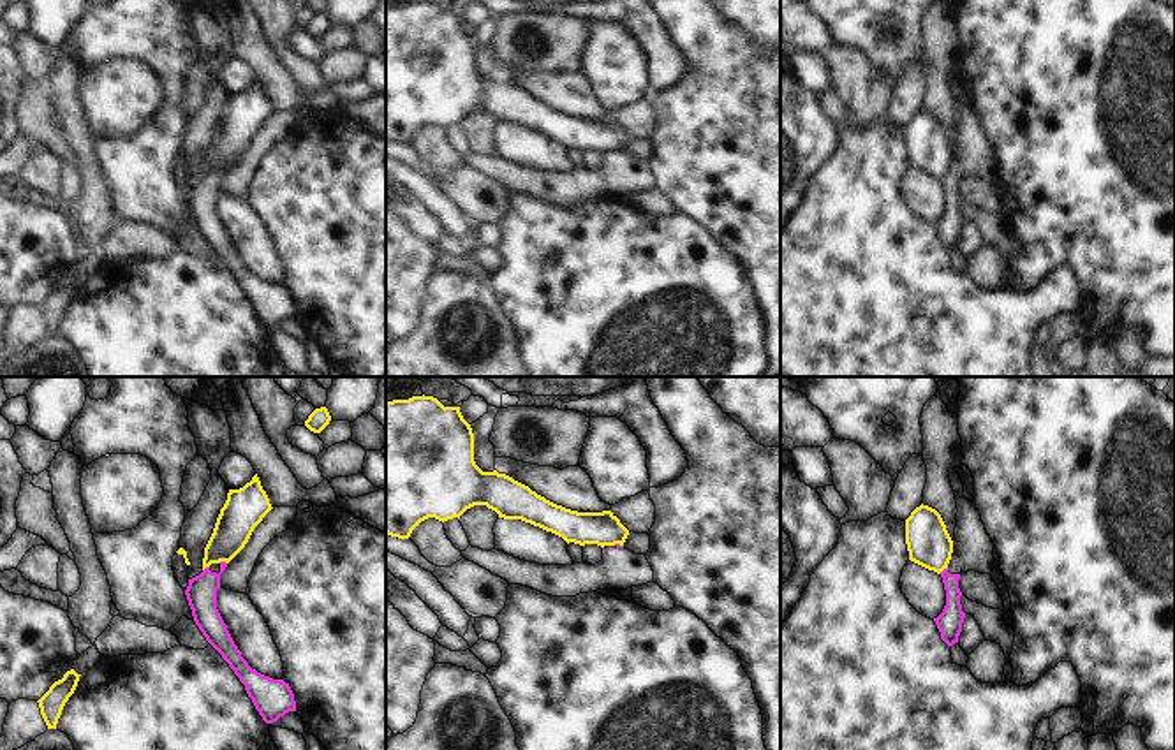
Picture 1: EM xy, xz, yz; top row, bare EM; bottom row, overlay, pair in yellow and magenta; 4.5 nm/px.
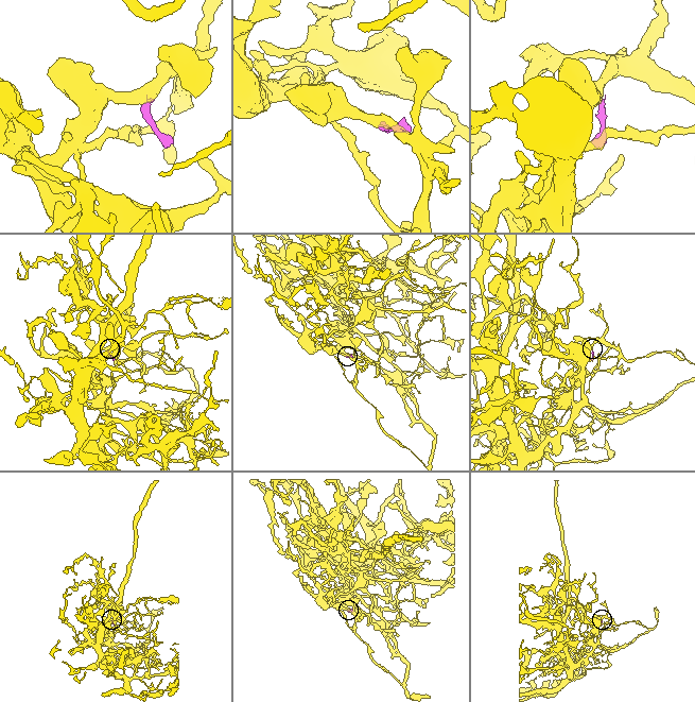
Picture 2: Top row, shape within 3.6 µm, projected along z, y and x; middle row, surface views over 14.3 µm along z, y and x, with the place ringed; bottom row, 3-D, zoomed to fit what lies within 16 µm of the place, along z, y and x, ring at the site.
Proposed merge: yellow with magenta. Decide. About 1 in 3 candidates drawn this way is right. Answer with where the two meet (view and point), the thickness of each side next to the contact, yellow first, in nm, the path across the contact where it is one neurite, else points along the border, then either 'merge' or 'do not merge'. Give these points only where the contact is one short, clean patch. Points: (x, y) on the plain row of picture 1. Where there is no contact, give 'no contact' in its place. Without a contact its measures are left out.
meets yellow in xy at (222, 166); 180 nm thick on the yellow side, 140 nm on the other; border along xy (219, 168), (226, 169); do not merge

